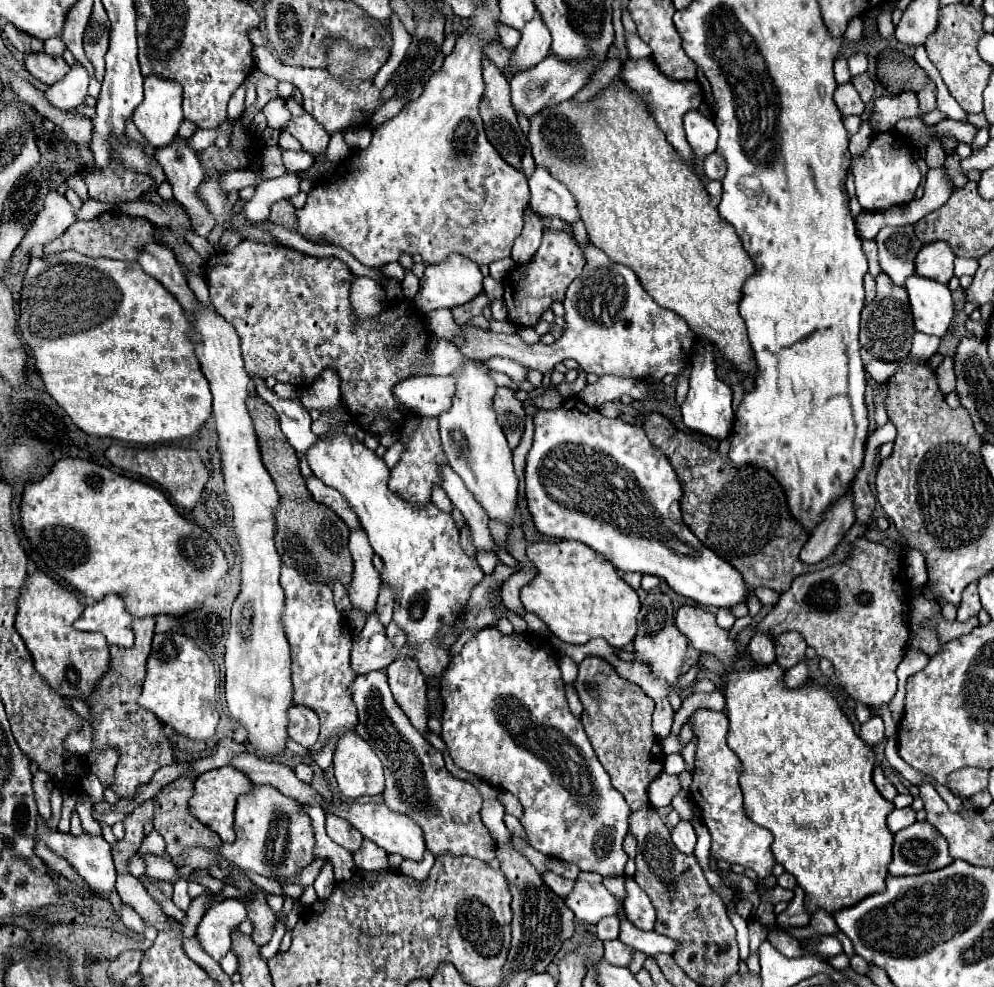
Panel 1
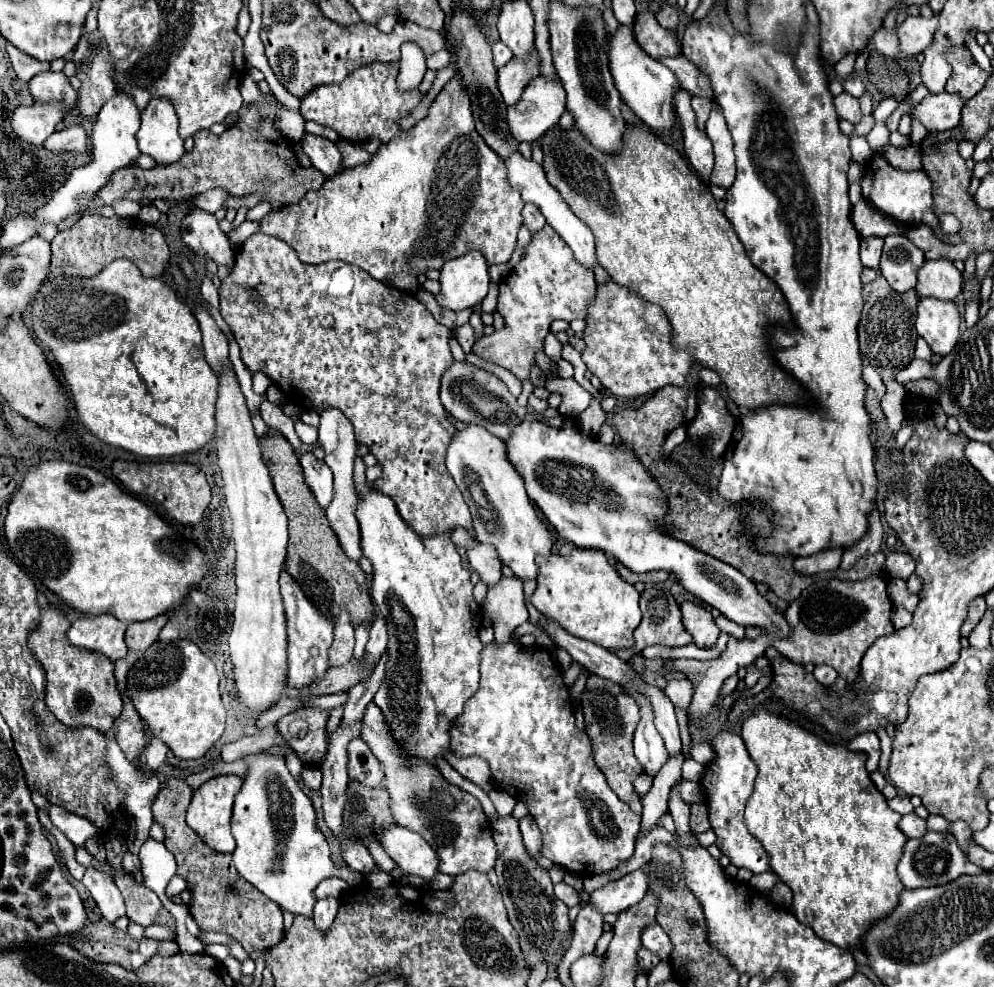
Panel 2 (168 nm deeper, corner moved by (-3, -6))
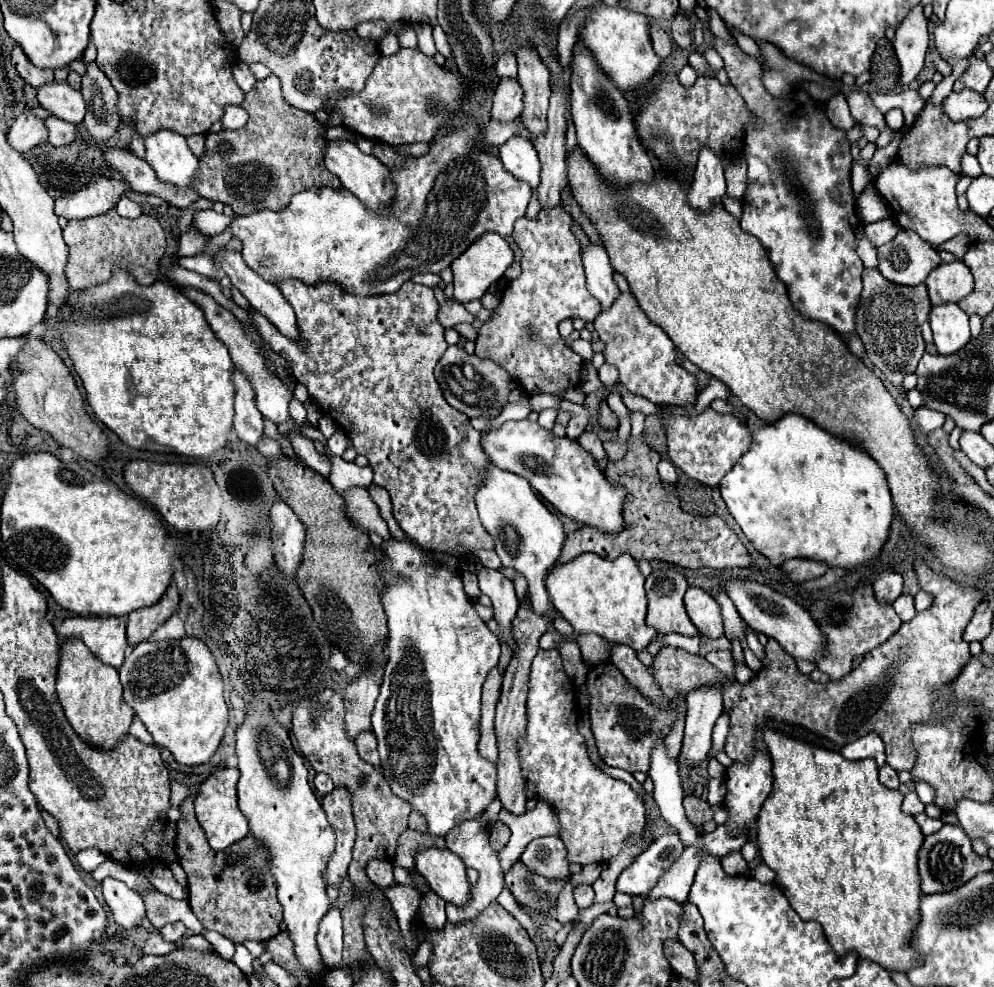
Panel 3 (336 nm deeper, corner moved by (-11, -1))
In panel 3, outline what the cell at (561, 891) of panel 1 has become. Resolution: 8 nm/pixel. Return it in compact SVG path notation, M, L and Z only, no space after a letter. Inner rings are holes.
M580 884L574 888L574 900L578 904L578 908L588 908L592 904L594 898L594 890L588 884Z

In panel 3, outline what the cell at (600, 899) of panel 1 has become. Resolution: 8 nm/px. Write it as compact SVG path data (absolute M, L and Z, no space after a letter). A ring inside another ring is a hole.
M664 834L644 850L618 878L616 890L632 896L646 896L656 880L668 870L668 866L680 856L684 846L676 834Z

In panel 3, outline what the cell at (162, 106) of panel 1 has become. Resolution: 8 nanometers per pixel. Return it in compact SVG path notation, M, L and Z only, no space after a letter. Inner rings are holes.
M162 128L150 136L144 136L146 160L154 168L158 180L188 188L196 176L198 158L186 144L186 138L178 132Z

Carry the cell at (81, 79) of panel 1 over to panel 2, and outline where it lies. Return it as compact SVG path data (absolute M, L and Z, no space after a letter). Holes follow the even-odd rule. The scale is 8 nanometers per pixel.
M30 105L18 107L12 113L12 129L20 141L28 145L42 145L50 133L54 133L56 123L60 123L64 111L60 105Z

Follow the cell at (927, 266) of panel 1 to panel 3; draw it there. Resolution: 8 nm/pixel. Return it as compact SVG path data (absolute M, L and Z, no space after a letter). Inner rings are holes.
M960 260L950 264L940 264L926 278L928 294L932 304L958 302L974 290L974 278L968 266Z

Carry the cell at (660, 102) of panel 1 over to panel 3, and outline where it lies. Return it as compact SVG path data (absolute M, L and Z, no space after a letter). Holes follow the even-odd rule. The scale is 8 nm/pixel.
M598 4L590 8L586 24L580 30L580 38L592 50L596 62L612 76L618 88L624 92L630 92L646 86L662 66L662 58L656 56L656 52L652 50L648 28L650 28L648 18L644 18L638 12Z

